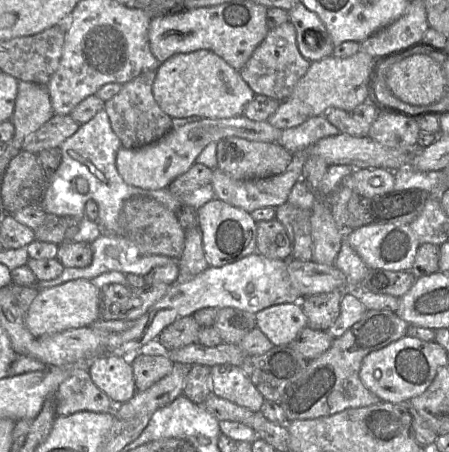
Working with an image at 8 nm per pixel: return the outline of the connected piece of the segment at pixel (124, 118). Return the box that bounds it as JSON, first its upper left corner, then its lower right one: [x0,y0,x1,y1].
[105,71,173,149]

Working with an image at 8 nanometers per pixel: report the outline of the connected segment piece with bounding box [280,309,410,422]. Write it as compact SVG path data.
M367 310L358 322L333 340L327 351L309 360L300 377L288 386L280 404L287 422L331 416L345 409L380 403L379 397L366 389L360 380L362 360L369 353L405 336L409 327L393 311Z

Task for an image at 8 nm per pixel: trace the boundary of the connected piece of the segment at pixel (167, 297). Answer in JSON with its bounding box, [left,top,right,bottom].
[105,252,299,359]

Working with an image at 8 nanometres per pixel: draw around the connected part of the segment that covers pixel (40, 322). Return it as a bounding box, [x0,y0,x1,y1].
[25,278,100,338]

